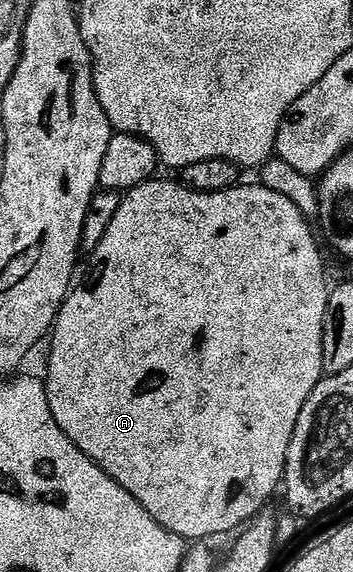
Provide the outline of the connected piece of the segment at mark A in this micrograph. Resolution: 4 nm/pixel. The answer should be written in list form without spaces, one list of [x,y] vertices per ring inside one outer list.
[[[159,179],[146,180],[141,186],[132,188],[130,192],[123,196],[117,215],[113,218],[109,230],[105,230],[105,238],[101,238],[97,250],[90,253],[91,269],[88,270],[87,277],[83,281],[80,279],[77,286],[72,287],[71,291],[67,293],[67,300],[61,306],[61,310],[55,319],[55,327],[49,333],[51,357],[47,360],[45,383],[47,397],[49,398],[49,410],[53,414],[57,426],[61,426],[61,430],[65,430],[68,438],[98,468],[105,470],[105,474],[109,474],[109,478],[113,478],[113,482],[117,482],[122,488],[129,490],[129,494],[133,494],[133,498],[137,498],[137,502],[141,502],[141,506],[145,506],[147,513],[165,530],[177,534],[185,542],[207,542],[210,536],[219,536],[222,532],[233,531],[232,533],[234,533],[236,530],[242,529],[245,524],[255,519],[256,514],[264,511],[270,505],[267,503],[270,502],[271,495],[280,491],[283,483],[283,471],[287,465],[289,442],[293,438],[293,430],[297,430],[297,418],[301,418],[301,410],[305,410],[305,402],[309,402],[309,394],[313,394],[313,390],[325,375],[323,371],[323,319],[325,318],[329,283],[327,284],[327,276],[323,273],[323,256],[319,253],[320,241],[317,236],[317,241],[315,241],[315,236],[311,233],[311,228],[307,225],[302,210],[285,193],[278,192],[275,188],[262,188],[259,184],[243,182],[229,190],[221,190],[213,194],[201,194],[189,190],[178,179]]]

